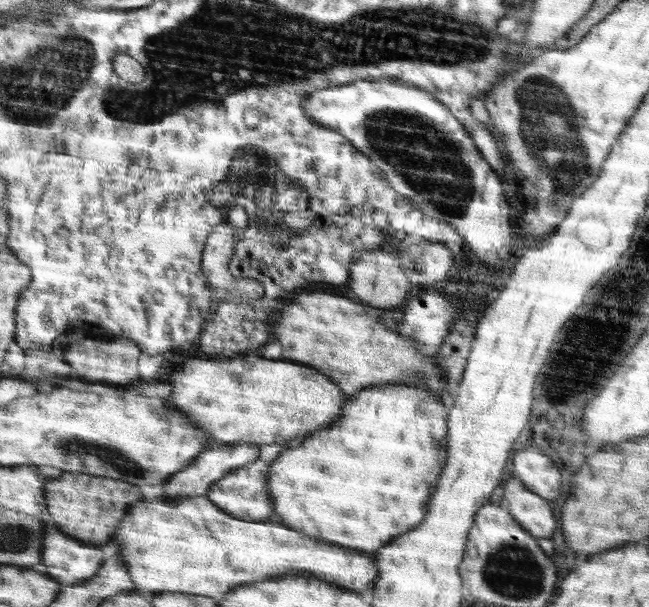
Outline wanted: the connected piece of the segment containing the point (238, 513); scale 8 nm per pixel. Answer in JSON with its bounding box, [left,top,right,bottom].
[205,458,276,521]

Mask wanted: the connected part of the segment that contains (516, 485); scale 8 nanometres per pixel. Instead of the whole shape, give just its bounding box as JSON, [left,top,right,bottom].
[504,477,558,539]

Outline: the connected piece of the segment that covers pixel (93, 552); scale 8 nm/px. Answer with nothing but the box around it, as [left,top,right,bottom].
[41,518,103,586]

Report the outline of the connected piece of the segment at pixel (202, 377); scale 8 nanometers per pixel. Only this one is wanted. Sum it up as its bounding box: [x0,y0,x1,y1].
[164,357,344,446]

